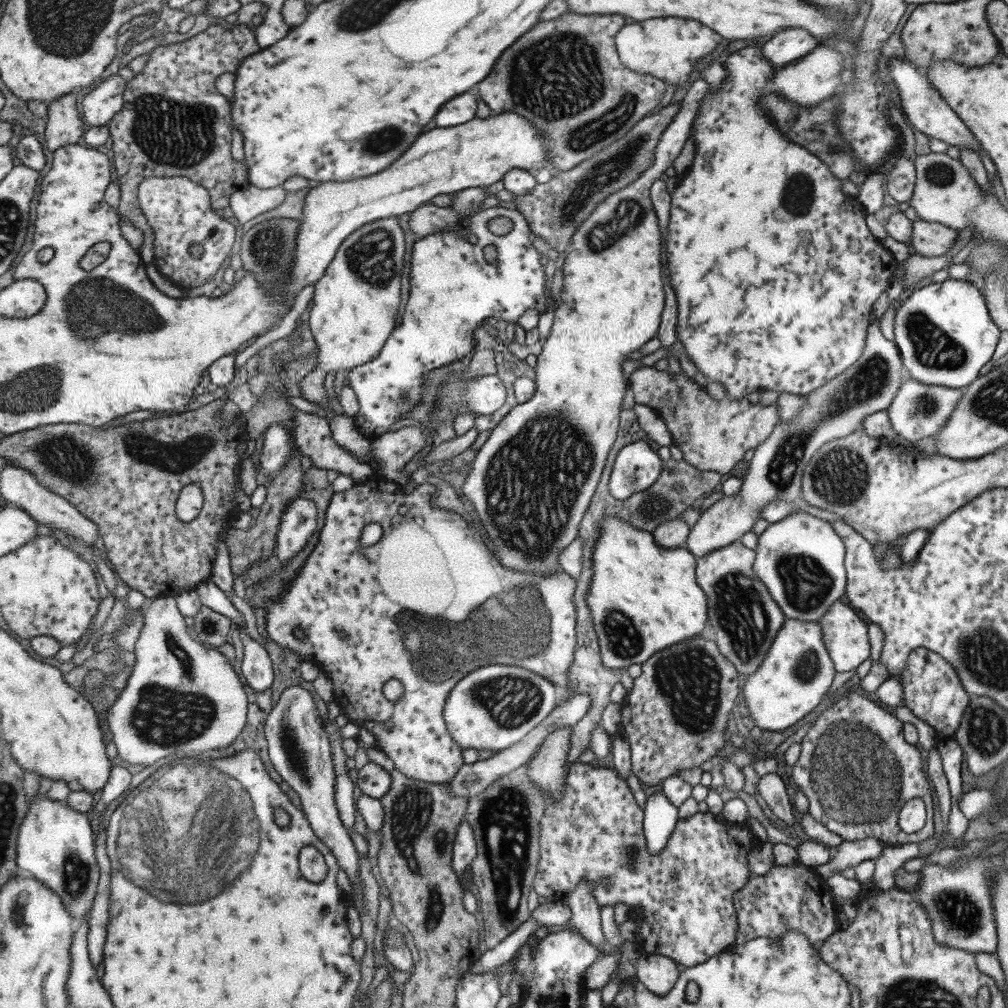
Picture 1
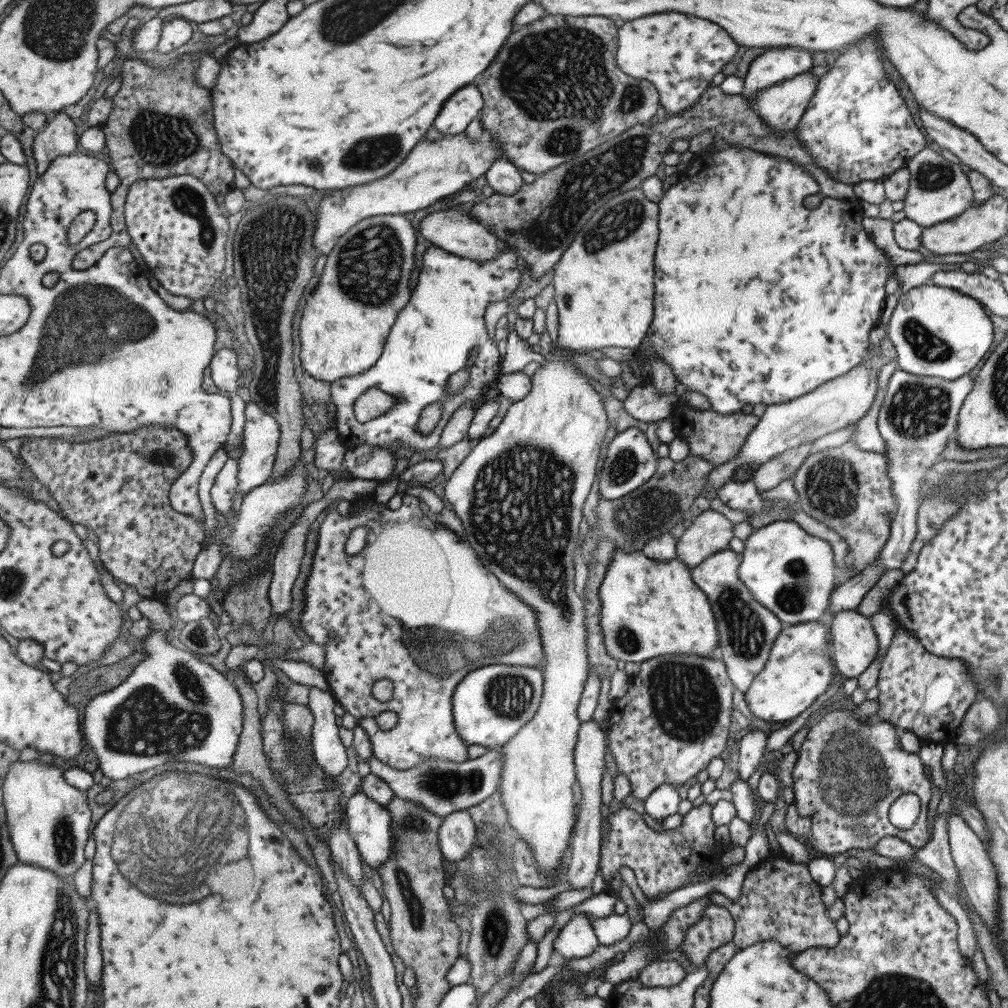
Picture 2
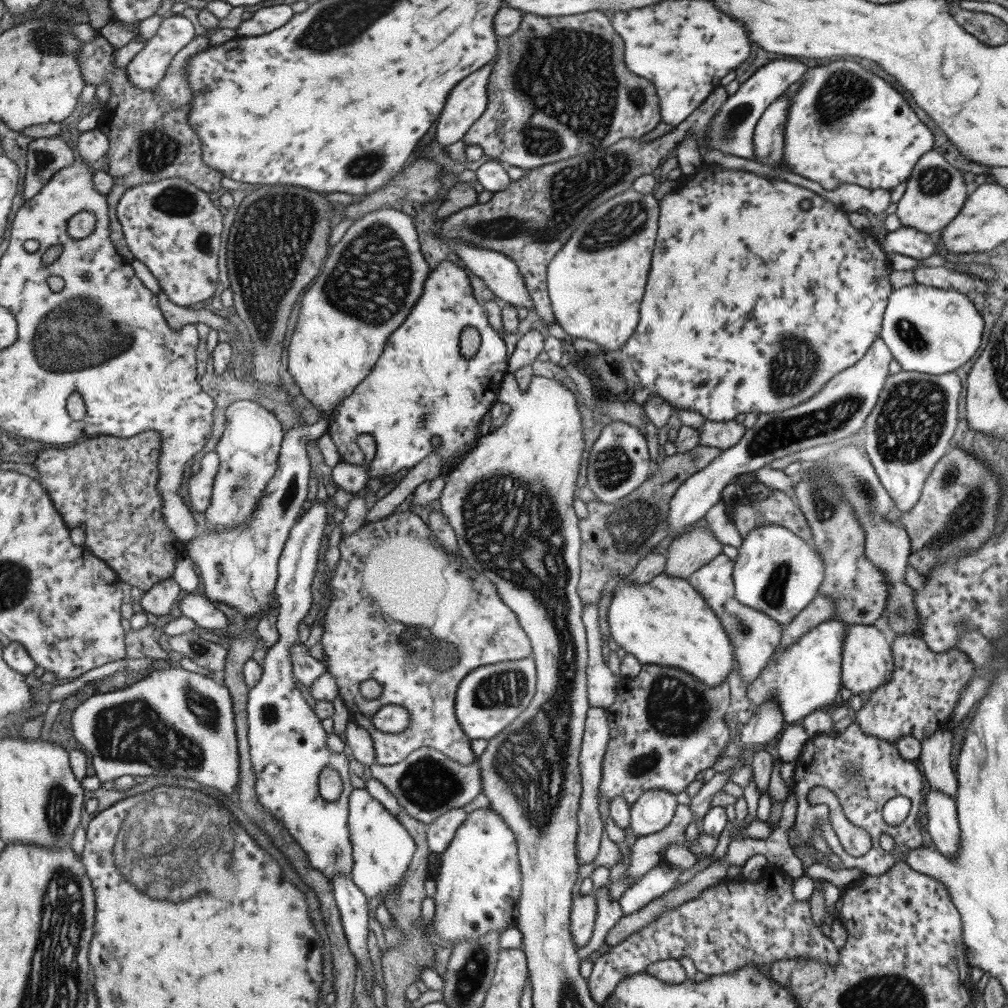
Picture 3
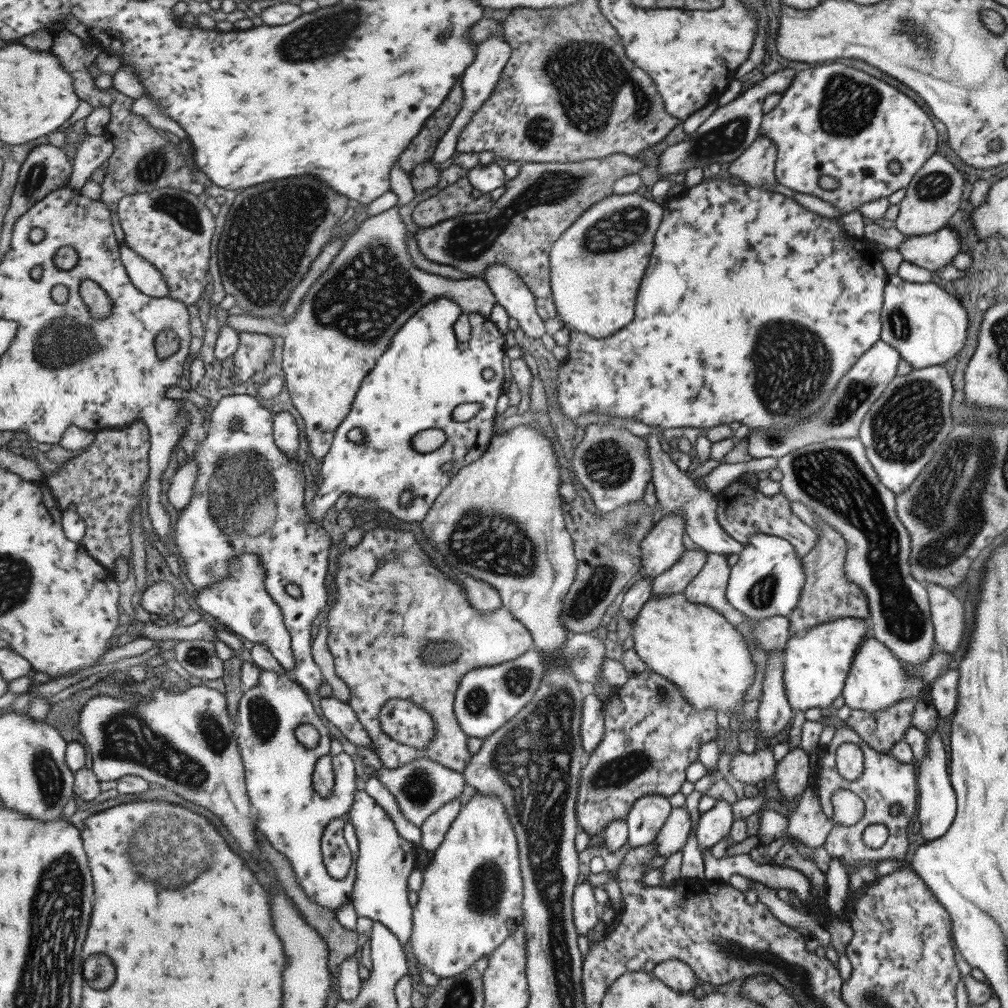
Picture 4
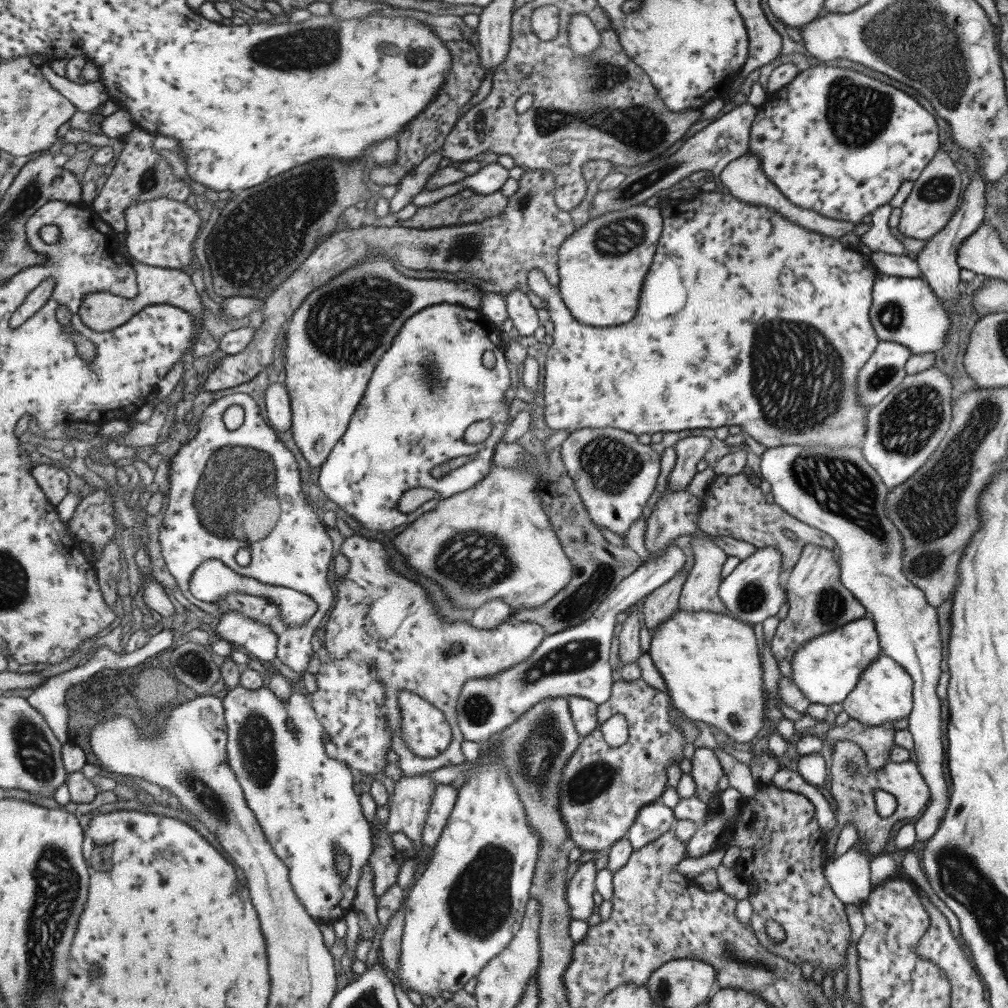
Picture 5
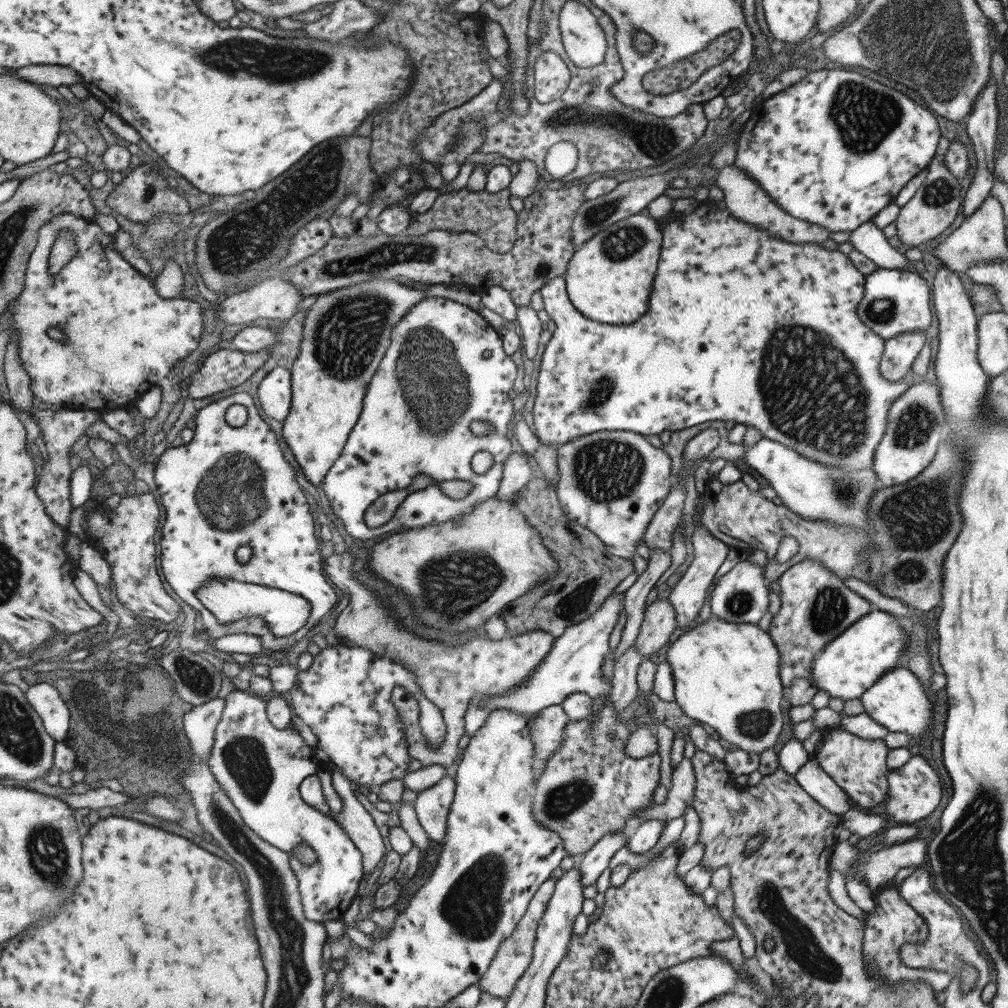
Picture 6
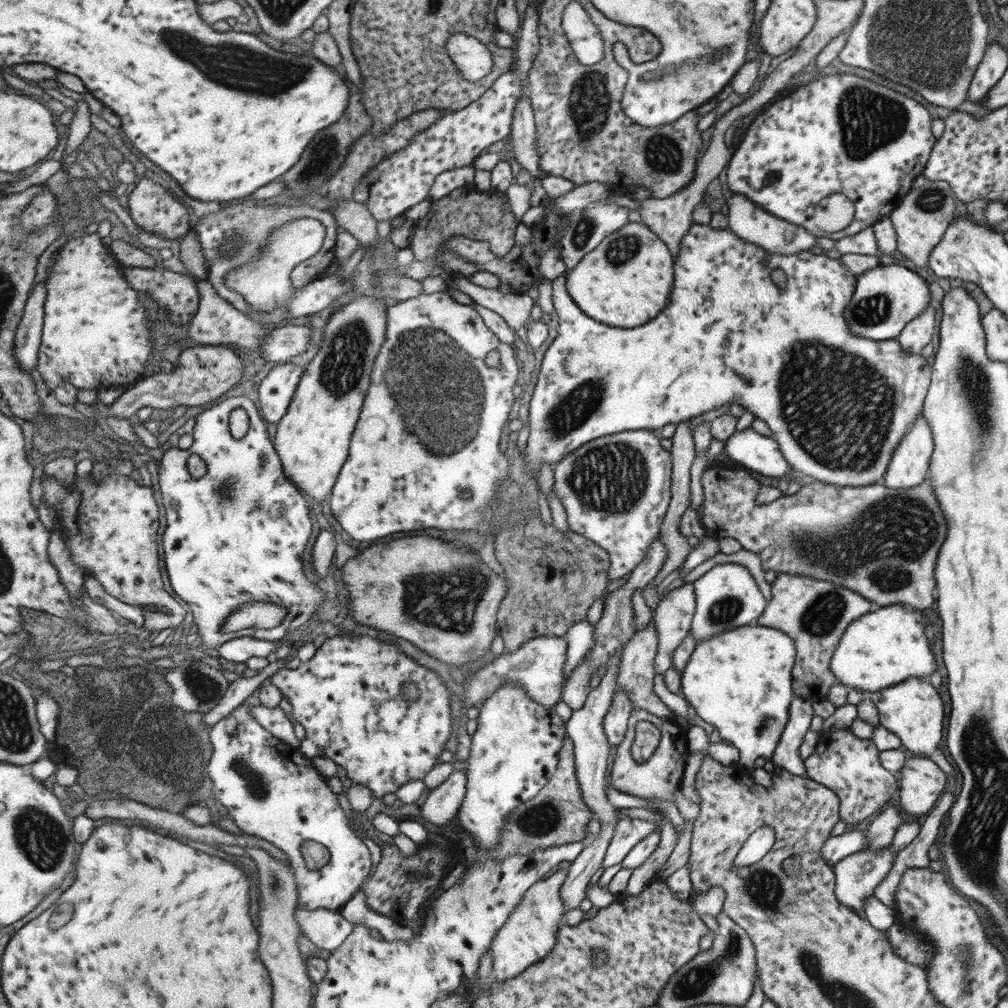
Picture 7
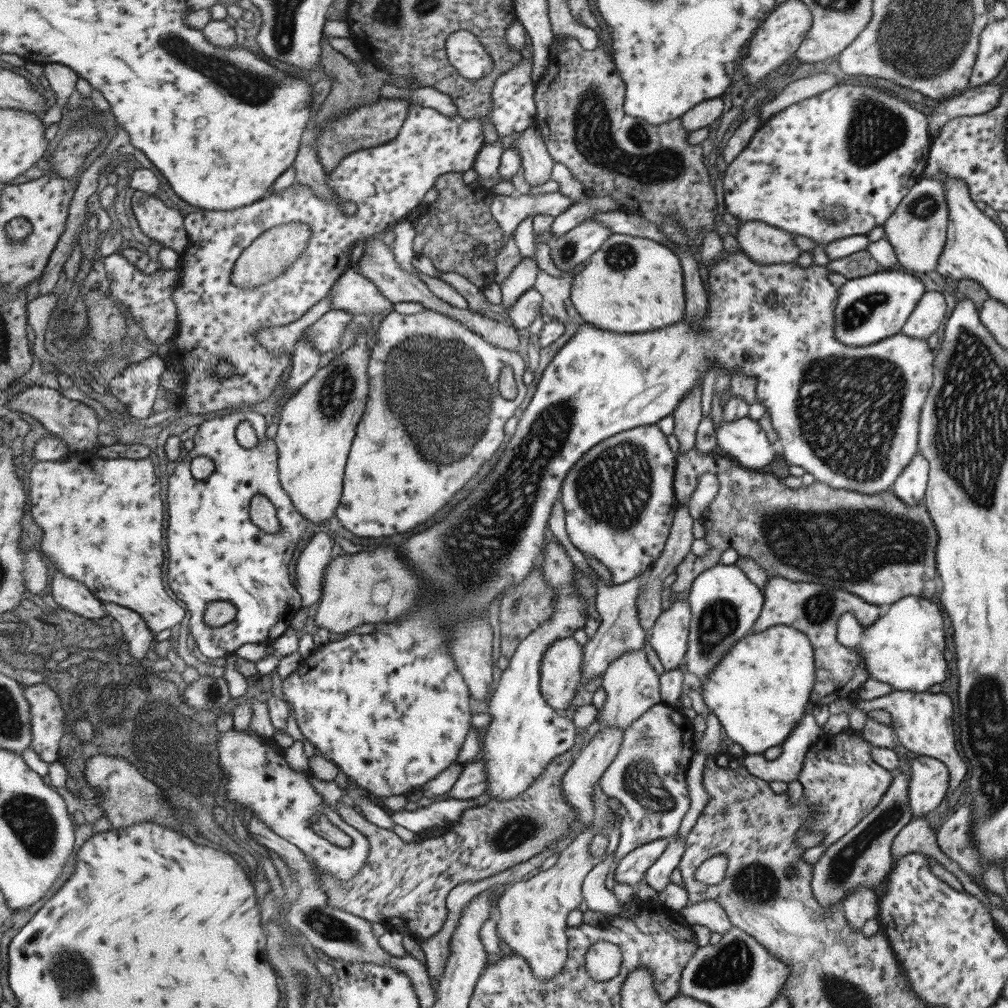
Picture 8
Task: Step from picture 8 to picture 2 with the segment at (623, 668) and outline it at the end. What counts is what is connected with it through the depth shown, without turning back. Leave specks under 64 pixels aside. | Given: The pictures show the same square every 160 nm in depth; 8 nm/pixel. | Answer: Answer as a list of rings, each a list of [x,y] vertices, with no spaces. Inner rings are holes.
[[[711,509],[701,512],[676,539],[675,558],[692,569],[708,556],[728,548],[732,526],[720,513]]]

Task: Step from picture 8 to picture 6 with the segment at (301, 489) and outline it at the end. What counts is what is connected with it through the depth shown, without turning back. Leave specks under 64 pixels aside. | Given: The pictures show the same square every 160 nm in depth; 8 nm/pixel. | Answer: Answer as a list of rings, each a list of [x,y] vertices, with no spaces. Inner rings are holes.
[[[375,278],[373,281],[368,281],[361,283],[359,285],[353,285],[345,289],[339,289],[337,291],[332,291],[325,293],[319,298],[317,298],[315,304],[310,307],[307,312],[306,318],[303,322],[303,337],[301,340],[301,349],[297,360],[295,360],[292,365],[292,407],[289,416],[282,422],[282,436],[284,441],[289,446],[294,458],[298,461],[301,466],[304,476],[314,485],[319,486],[321,482],[323,483],[330,470],[332,470],[333,465],[340,460],[340,456],[344,453],[346,449],[346,444],[348,444],[349,437],[352,436],[352,432],[356,428],[355,424],[359,421],[359,416],[363,413],[363,398],[367,394],[367,388],[369,388],[369,382],[373,378],[373,374],[377,372],[383,356],[387,353],[389,344],[392,340],[392,330],[394,326],[419,302],[427,300],[429,295],[427,295],[427,290],[415,290],[415,288],[407,288],[407,286],[401,286],[397,284],[395,280],[392,279],[379,279]]]

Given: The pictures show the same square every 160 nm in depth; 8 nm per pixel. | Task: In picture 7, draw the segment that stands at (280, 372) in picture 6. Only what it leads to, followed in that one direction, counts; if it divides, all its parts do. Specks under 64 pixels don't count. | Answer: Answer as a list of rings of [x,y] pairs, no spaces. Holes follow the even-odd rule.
[[[284,362],[273,367],[259,388],[261,410],[269,422],[278,422],[288,413],[297,387],[305,372],[303,366]]]

